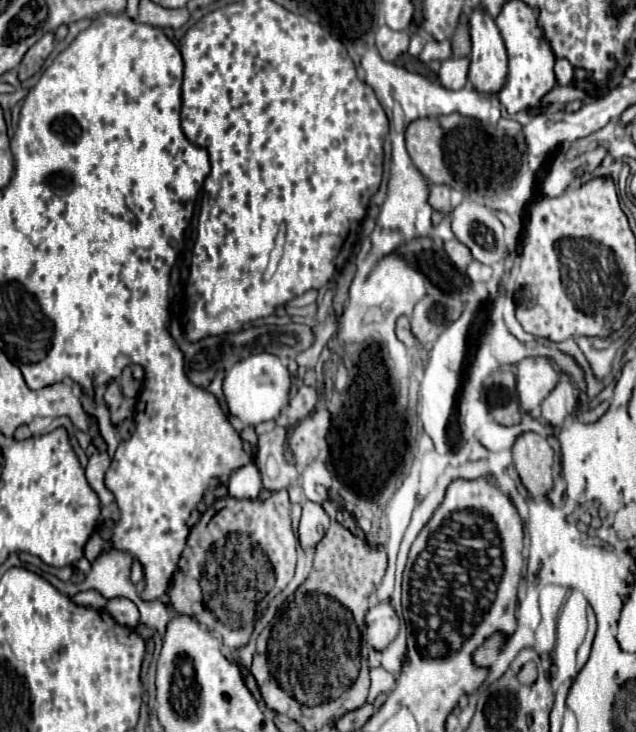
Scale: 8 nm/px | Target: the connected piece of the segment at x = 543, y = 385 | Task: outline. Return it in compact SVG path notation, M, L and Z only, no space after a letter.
M525 358L523 362L519 362L515 372L515 386L521 410L531 412L533 408L537 408L555 388L557 378L559 372L547 358Z

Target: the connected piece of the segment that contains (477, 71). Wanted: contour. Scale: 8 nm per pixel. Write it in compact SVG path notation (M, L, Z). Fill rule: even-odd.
M481 8L469 16L471 34L471 68L469 80L479 92L499 92L507 76L507 52L495 20Z

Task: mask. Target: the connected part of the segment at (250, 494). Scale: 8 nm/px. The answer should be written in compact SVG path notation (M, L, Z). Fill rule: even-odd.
M253 462L235 470L228 481L228 494L237 499L256 499L261 492L261 474Z

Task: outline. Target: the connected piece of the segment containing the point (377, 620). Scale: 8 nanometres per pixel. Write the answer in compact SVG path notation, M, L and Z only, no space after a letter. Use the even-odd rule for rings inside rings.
M389 602L373 606L365 616L365 640L375 648L383 650L399 632L399 620Z

